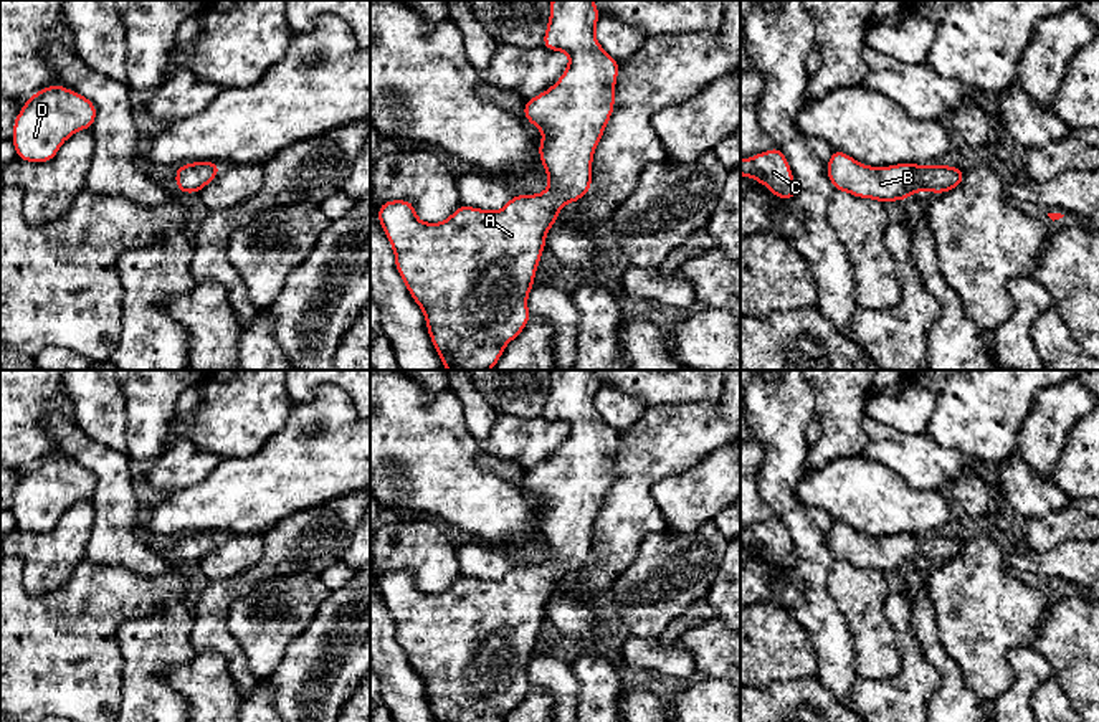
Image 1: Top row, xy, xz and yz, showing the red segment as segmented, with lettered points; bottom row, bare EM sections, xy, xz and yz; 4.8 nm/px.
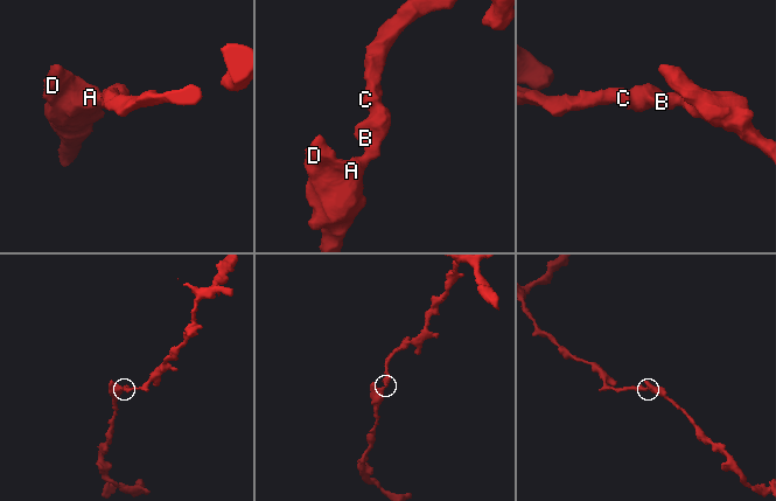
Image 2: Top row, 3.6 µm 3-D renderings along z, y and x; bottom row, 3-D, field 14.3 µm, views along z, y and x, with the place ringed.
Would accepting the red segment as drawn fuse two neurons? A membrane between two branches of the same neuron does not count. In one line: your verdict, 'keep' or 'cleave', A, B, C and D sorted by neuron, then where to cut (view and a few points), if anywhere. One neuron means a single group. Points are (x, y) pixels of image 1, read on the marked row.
keep; groups A B C D; cut none

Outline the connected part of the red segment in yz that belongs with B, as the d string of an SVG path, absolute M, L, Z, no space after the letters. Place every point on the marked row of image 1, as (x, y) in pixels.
M833 150L826 173L835 190L886 203L904 202L919 190L929 190L934 195L945 193L962 185L965 170L959 165L934 164L925 167L911 162L876 169L856 162L841 150Z

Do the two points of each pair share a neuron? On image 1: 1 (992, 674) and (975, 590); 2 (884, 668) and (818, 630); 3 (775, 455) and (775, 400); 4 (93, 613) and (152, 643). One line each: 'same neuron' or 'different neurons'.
1: same neuron
2: different neurons
3: same neuron
4: different neurons

